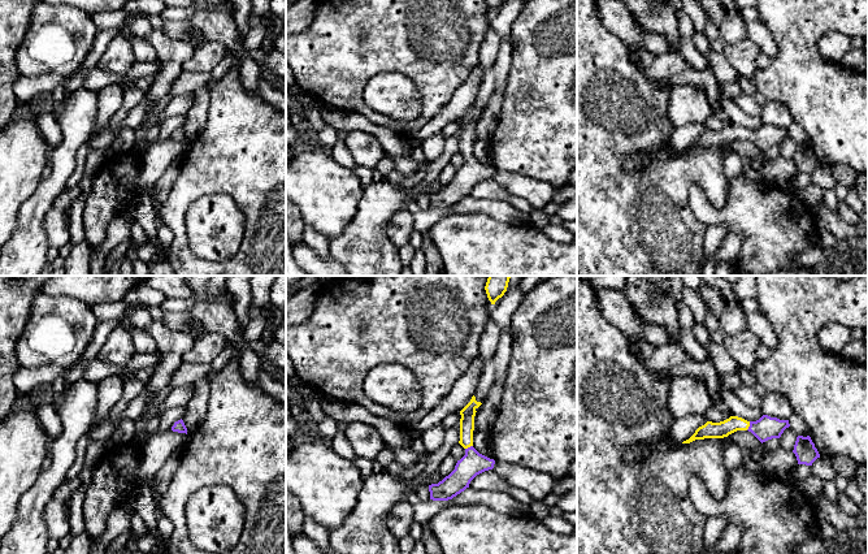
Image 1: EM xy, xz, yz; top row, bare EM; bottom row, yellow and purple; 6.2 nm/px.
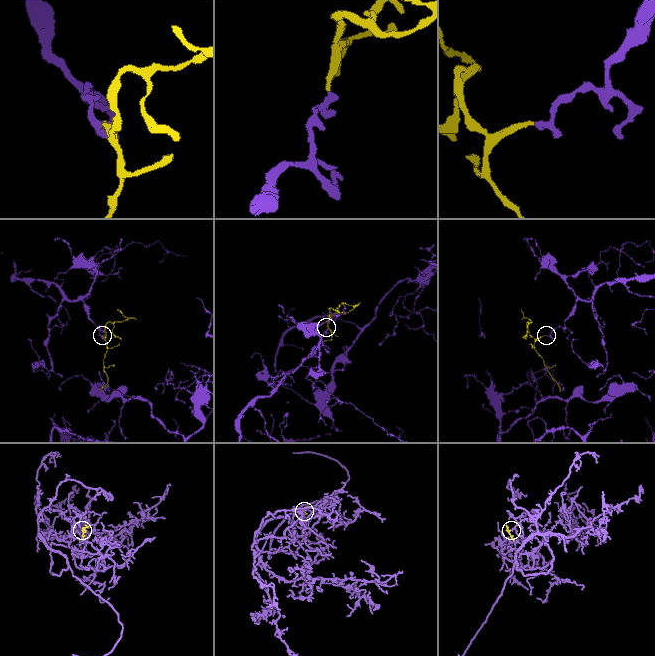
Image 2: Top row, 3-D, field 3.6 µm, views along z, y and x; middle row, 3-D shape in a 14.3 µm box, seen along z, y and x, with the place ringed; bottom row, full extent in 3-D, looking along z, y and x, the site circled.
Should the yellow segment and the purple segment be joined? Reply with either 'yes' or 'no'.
yes

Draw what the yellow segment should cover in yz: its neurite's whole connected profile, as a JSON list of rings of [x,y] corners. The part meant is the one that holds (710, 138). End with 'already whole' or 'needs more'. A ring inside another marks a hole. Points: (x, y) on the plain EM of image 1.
[[[763,124],[756,130],[747,130],[738,125],[730,125],[729,127],[720,131],[707,130],[682,152],[690,152],[695,148],[704,147],[724,147],[737,139],[748,139],[763,152],[772,147],[780,147],[784,139],[789,135],[789,129],[780,129],[768,124]]]; needs more

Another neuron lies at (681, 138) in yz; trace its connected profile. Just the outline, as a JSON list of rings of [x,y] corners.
[[[691,122],[680,127],[676,127],[667,139],[669,148],[683,151],[689,148],[695,139],[707,131],[703,122]]]

